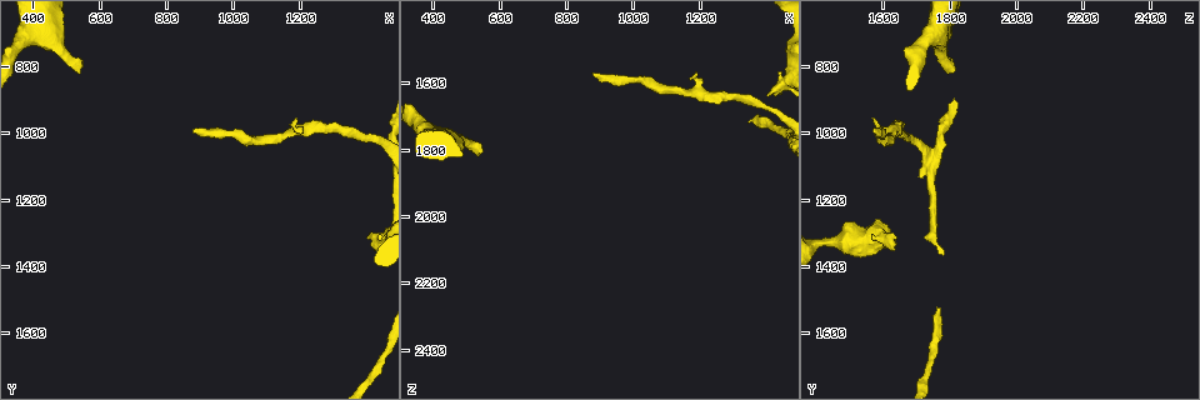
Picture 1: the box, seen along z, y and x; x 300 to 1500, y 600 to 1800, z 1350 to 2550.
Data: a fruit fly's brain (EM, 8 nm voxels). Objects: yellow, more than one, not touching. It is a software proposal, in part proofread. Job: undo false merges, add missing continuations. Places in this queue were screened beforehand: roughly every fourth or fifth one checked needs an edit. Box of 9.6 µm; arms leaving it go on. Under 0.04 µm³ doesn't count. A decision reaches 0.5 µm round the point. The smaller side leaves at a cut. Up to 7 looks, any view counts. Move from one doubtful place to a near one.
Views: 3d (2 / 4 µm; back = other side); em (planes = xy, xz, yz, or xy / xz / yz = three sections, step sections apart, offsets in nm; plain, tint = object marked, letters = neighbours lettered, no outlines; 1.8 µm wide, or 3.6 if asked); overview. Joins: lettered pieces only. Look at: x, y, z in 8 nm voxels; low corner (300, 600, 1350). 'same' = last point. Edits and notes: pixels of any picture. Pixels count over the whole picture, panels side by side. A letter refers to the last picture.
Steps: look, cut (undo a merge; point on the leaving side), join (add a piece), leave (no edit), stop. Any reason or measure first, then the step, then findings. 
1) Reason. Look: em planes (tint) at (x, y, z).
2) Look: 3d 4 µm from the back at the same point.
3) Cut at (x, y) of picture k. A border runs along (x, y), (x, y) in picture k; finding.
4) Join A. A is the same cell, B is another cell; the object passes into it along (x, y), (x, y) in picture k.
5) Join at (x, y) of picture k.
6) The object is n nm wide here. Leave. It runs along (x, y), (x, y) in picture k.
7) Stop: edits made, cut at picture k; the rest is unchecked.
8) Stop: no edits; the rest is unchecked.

Stops while still wide. Look: 3d 4 µm at (1400, 1310, 1640).

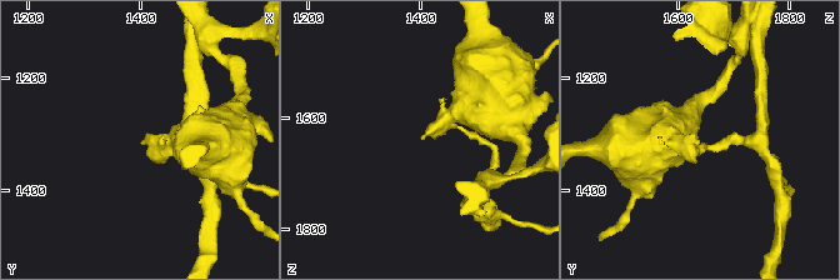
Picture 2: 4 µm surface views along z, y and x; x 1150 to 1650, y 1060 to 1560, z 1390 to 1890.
Now the EM. Look: em xz step 16 (letters) at (1395, 1315, 1635).

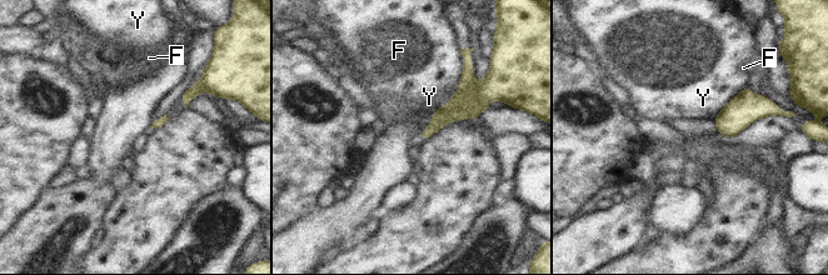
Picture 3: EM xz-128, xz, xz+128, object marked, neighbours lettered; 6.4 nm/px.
Cut at (473, 108) of picture 3. F and Y are other cells; a border runs along (449, 101), (463, 104), (463, 119) in picture 3; a second neuron is stuck on.

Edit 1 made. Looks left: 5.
Free end. Look: em xy step 8 (letters) at (530, 820, 1800).

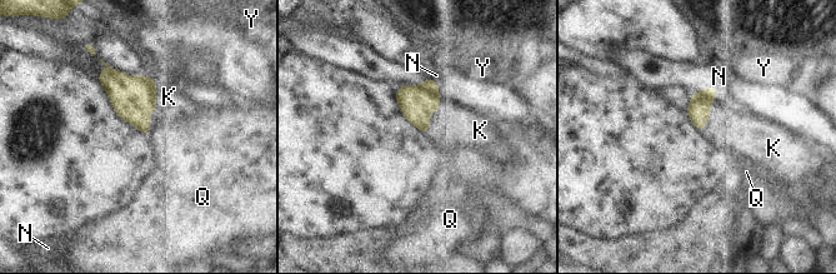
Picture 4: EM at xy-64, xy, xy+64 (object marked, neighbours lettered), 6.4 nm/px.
The longest contact is with K, 180 nm. Join K. K is the same cell, N, Q and Y are other cells; the object passes into it along (133, 98), (155, 94), (169, 96) in picture 4; the neuron continues.

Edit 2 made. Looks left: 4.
Branch stops here. Look: em xz step 4 (letters) at (880, 1000, 1570).

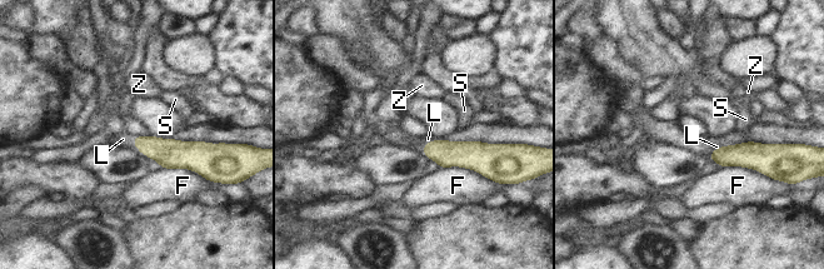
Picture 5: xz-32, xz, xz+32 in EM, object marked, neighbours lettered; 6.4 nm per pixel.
Another direction. Look: em planes (letters) at the same point.

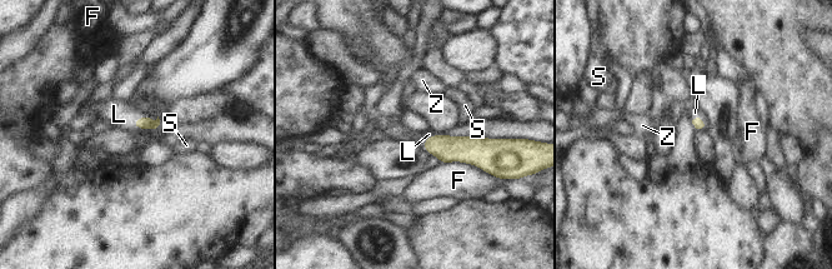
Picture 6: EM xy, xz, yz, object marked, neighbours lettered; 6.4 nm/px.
Join L. L is the same cell, F, S and Z are other cells; the object passes into it along (698, 124), (698, 118), (695, 113) in picture 6; it goes on there.

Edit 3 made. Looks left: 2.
Stop: edits made, cut at picture 3, join at picture 4, join at picture 6; the rest is unchecked.

